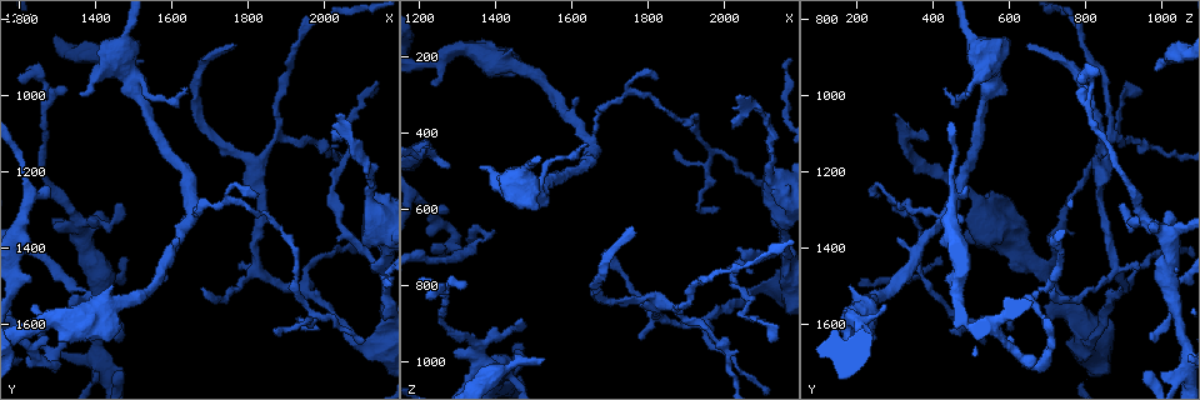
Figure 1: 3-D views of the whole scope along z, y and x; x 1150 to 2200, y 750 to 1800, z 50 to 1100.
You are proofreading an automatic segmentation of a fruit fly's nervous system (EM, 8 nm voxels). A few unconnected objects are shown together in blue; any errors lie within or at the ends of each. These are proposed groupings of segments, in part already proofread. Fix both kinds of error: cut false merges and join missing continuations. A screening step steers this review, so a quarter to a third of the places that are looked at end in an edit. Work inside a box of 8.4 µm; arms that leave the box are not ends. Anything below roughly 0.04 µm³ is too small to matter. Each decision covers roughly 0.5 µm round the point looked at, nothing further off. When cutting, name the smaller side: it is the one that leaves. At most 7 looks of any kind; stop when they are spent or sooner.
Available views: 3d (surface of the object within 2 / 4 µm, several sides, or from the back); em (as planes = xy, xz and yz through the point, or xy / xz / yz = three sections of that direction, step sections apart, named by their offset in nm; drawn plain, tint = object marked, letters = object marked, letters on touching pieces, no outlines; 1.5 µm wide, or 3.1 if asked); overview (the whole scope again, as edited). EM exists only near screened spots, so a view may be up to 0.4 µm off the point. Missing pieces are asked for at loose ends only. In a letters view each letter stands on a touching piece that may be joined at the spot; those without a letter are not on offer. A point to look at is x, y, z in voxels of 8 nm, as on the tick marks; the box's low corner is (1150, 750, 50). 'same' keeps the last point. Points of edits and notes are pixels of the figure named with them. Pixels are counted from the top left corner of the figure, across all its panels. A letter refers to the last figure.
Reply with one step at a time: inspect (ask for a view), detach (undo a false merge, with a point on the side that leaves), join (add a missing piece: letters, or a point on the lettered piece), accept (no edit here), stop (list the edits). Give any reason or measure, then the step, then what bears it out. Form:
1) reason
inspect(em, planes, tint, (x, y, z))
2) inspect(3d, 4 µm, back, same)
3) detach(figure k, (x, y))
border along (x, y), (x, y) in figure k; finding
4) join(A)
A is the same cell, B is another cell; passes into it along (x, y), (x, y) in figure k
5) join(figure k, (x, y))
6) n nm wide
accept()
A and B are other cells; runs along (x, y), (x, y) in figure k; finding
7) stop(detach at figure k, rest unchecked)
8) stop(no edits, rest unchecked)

an open end
inspect(3d, 4 µm, (1865, 1620, 440))

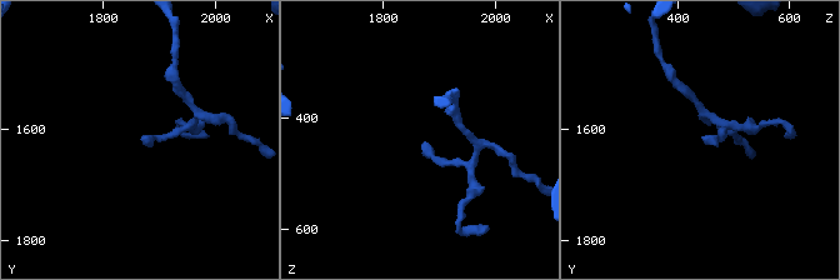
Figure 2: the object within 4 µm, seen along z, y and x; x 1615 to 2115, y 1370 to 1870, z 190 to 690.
inspect(em, xz, step 4, letters, (1875, 1620, 440))

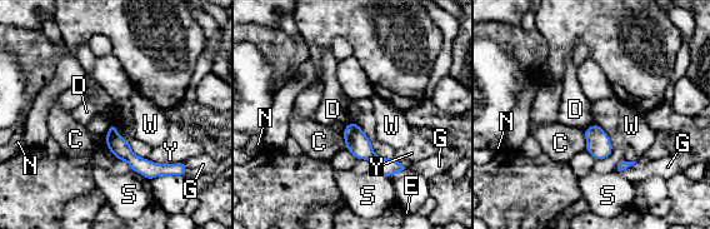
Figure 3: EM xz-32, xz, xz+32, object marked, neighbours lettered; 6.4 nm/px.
cut it another way
inspect(em, xy, step 4, letters, same)

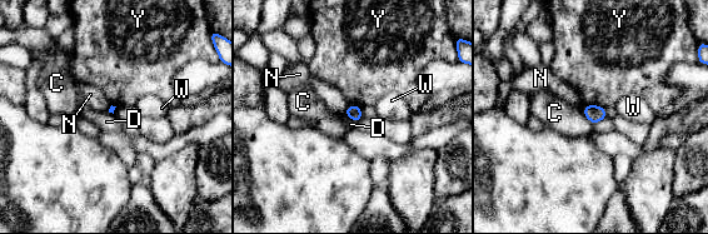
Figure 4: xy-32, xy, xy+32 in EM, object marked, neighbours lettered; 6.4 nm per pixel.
Y touches over 130 nm
accept()
C, D, N, W and Y are other cells; none of them fits

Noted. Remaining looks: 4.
tapers out
inspect(em, planes, letters, (2095, 1650, 530))

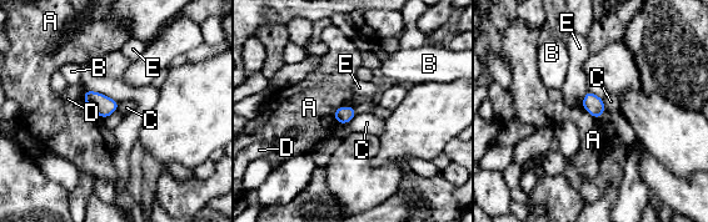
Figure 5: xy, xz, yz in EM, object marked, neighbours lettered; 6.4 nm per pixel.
A touches over 160 nm
accept()
A, B, C, D and E are other cells; border along (354, 106), (339, 106), (333, 117) in figure 5; no lettered piece goes on from it

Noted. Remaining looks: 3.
thin end
inspect(em, yz, step 4, tint, (2030, 1050, 310))

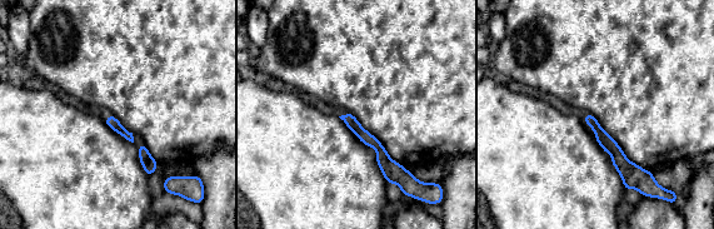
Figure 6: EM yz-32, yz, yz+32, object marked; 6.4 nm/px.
cut it another way
inspect(em, planes, letters, same)

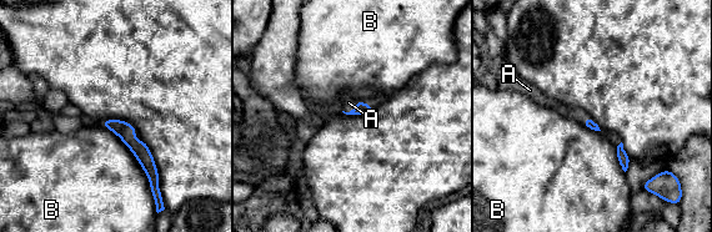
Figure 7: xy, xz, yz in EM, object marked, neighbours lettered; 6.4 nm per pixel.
join(A)
A is the same cell, B is another cell; passes into it along (360, 109), (352, 109), (349, 102) in figure 7; the cell continues

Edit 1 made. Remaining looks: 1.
stop(join at figure 7, rest unchecked)

